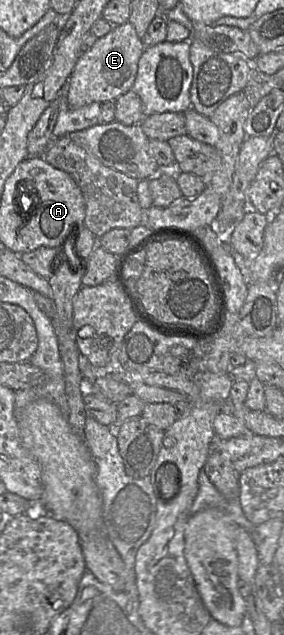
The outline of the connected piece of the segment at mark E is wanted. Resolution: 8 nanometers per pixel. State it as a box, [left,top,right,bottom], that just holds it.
[66,21,145,109]

